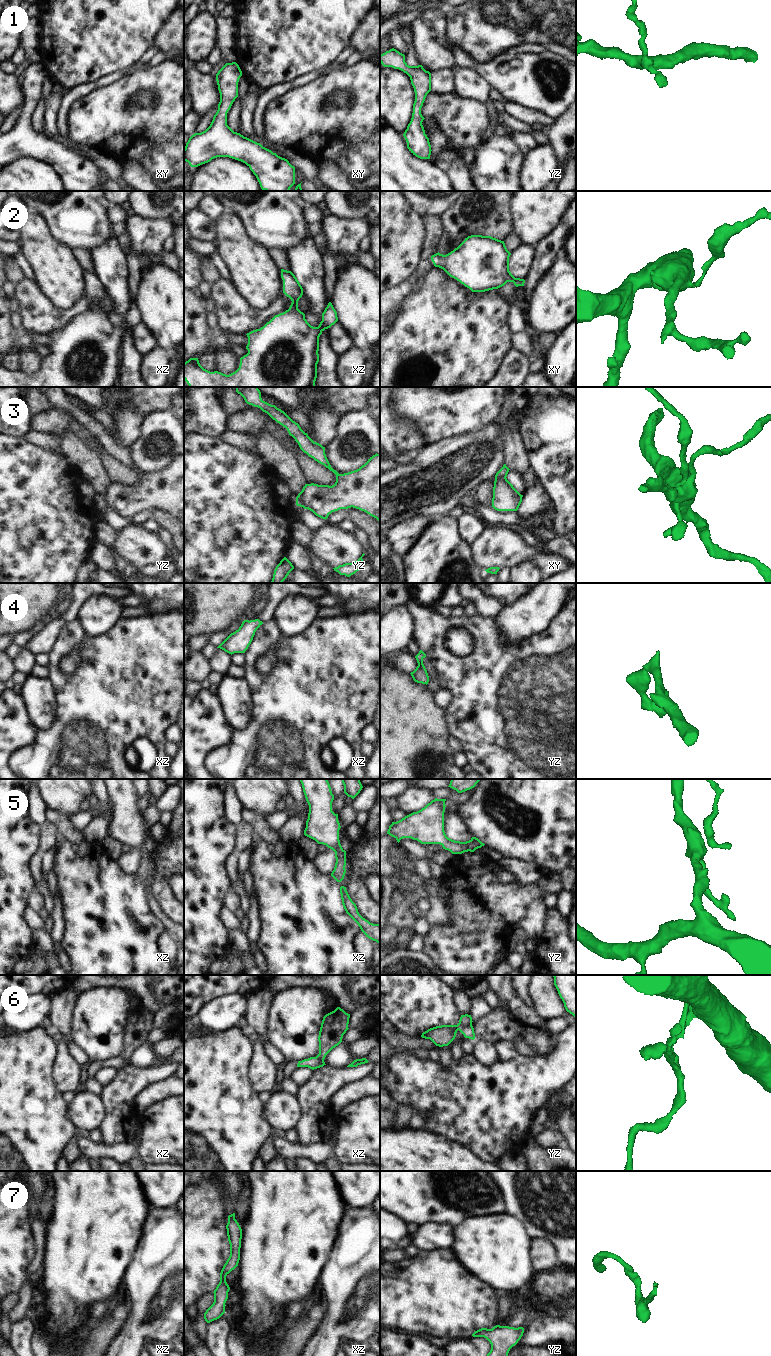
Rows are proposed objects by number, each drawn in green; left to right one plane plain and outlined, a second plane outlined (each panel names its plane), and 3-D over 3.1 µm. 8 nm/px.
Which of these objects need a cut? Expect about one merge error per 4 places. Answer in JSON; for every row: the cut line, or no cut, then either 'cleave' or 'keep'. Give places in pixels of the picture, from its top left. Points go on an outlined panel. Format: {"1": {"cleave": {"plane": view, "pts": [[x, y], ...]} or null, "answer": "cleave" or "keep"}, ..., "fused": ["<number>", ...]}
{"1": {"cleave": null, "answer": "keep"}, "2": {"cleave": null, "answer": "keep"}, "3": {"cleave": null, "answer": "keep"}, "4": {"cleave": null, "answer": "keep"}, "5": {"cleave": null, "answer": "keep"}, "6": {"cleave": {"plane": "yz", "pts": [[471, 1023], [458, 1029]]}, "answer": "cleave"}, "7": {"cleave": null, "answer": "keep"}, "fused": ["6"]}

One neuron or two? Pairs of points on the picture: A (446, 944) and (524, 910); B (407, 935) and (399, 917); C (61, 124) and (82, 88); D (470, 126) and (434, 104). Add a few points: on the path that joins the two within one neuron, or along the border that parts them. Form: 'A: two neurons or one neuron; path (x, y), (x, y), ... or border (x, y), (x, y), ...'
A: one neuron; path (465, 943), (498, 910), (505, 910)
B: two neurons; border (413, 925), (405, 925), (390, 940)
C: one neuron; path (62, 114), (65, 102), (72, 95)
D: one neuron; path (461, 119), (452, 119), (443, 110)

